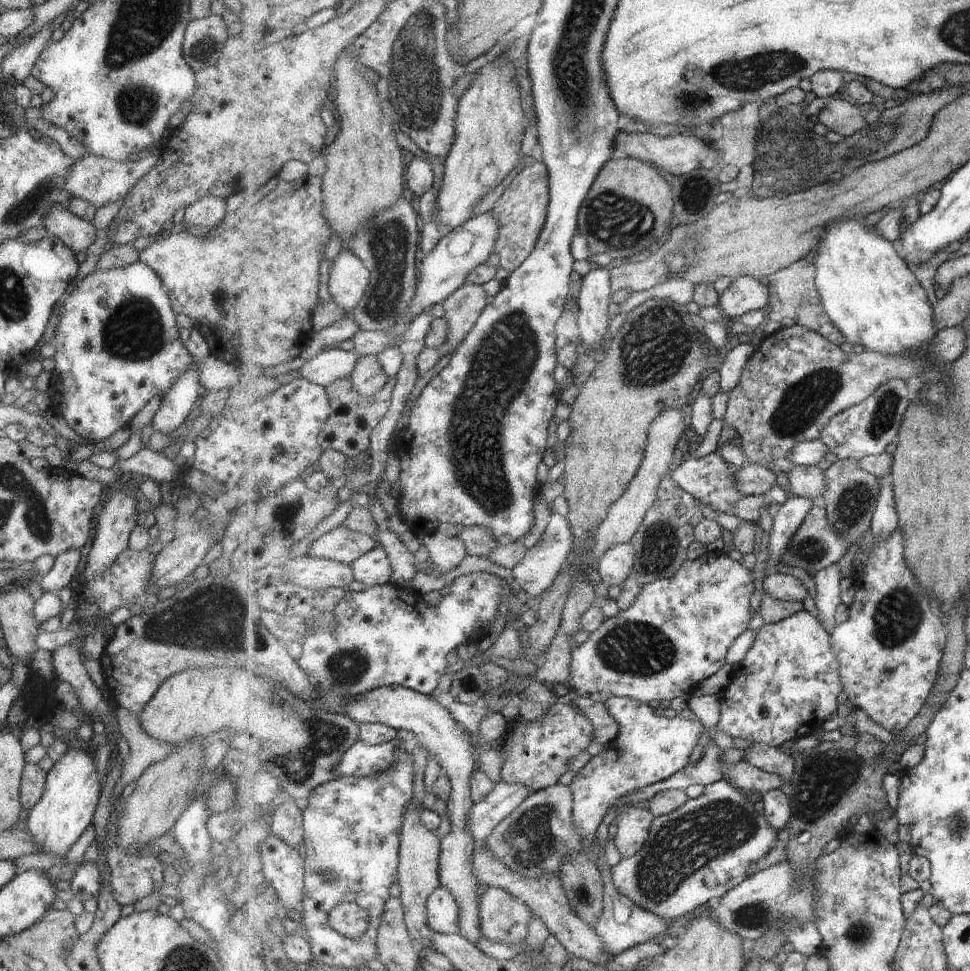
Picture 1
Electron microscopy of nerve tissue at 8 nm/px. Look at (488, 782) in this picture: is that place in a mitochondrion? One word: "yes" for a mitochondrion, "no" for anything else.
no

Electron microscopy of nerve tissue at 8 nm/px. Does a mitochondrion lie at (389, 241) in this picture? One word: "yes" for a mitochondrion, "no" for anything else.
yes

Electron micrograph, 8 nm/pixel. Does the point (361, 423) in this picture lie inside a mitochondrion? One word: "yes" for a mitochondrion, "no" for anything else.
no

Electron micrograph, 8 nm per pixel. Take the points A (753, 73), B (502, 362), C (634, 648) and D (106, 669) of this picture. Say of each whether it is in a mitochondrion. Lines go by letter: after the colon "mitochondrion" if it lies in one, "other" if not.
A: mitochondrion
B: mitochondrion
C: mitochondrion
D: other

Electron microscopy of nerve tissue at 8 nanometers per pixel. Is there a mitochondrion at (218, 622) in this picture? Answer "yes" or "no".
yes

